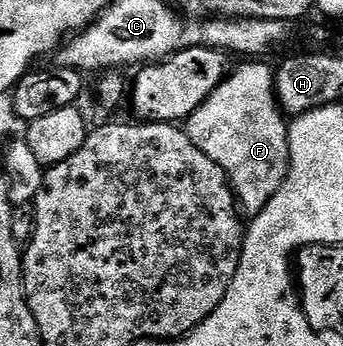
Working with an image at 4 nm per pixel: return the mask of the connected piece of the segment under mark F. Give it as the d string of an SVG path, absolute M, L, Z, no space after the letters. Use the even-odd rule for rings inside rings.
M245 62L242 68L234 67L224 82L209 95L207 102L196 108L183 124L191 142L195 142L195 146L199 146L211 162L224 170L229 185L233 187L233 195L237 197L238 209L249 218L265 209L289 173L289 124L281 105L277 103L274 69L261 63L265 62Z

